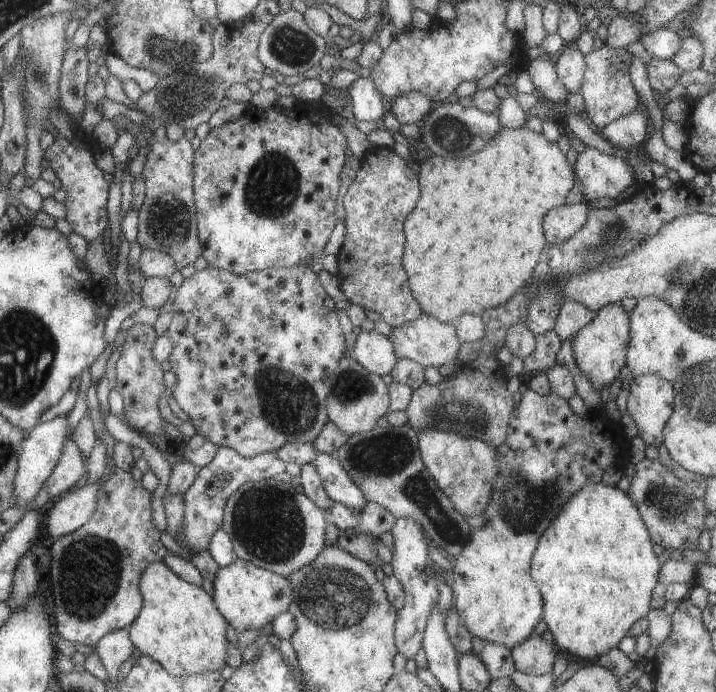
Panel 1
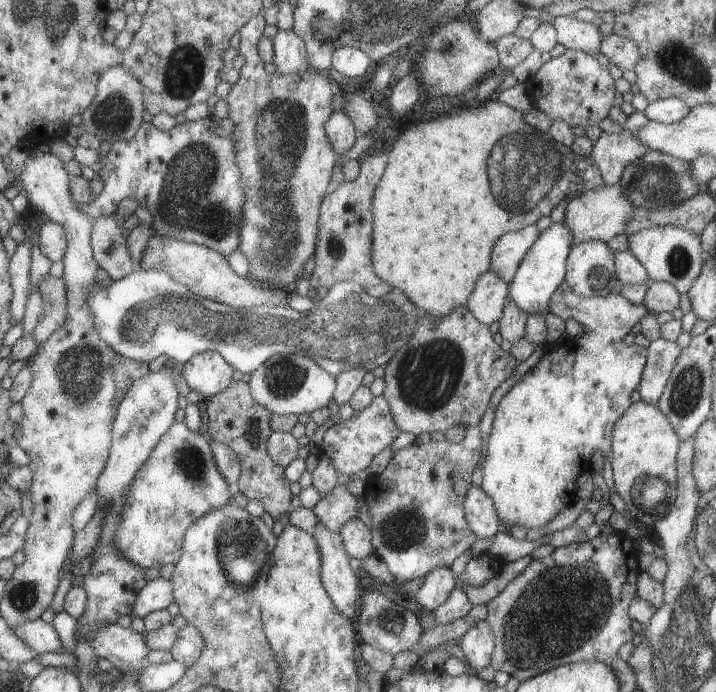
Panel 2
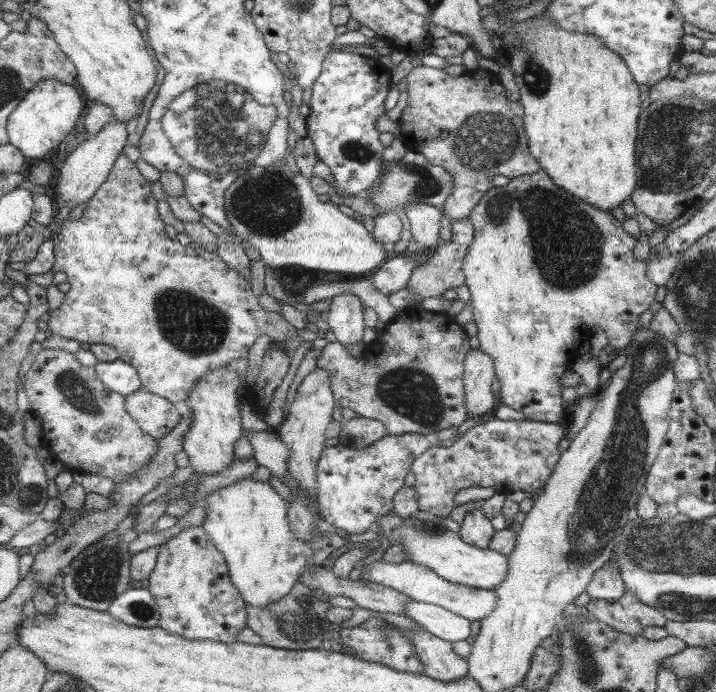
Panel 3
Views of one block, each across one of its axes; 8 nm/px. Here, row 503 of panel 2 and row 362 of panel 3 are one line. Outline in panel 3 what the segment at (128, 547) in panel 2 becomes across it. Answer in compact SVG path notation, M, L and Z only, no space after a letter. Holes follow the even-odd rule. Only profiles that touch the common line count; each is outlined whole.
M121 152L109 178L86 203L83 216L63 223L51 271L65 272L71 290L60 307L50 310L48 332L90 345L112 346L117 358L135 368L142 390L182 404L199 378L245 356L255 338L265 335L274 342L287 340L296 336L298 330L281 315L263 310L251 293L249 280L225 265L216 254L197 247L187 249L167 238L149 186L135 164Z

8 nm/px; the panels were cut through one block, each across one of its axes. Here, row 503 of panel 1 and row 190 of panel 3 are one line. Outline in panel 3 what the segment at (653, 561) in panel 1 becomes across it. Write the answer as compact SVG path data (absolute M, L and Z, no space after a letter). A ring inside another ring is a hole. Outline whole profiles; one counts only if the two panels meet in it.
M541 17L539 21L535 19L535 26L527 27L523 33L523 43L519 47L515 47L510 53L509 68L513 72L513 81L516 84L520 95L520 106L524 110L523 124L524 130L527 132L528 150L532 154L532 158L537 160L540 168L552 178L553 183L565 191L569 191L573 196L583 200L584 203L598 209L611 210L626 198L630 198L631 191L635 190L637 176L635 176L635 140L637 136L637 116L639 116L639 90L637 90L637 82L629 73L629 68L625 64L624 59L619 57L615 51L607 49L603 45L603 41L595 35L583 33L569 33L561 27L553 25L551 17Z

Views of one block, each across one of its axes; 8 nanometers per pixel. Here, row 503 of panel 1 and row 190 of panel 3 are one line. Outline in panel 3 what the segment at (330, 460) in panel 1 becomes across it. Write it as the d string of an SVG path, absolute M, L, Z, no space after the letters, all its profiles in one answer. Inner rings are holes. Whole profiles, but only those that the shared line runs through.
M330 52L321 62L319 77L313 82L312 96L308 102L309 115L304 119L306 137L313 143L319 161L331 170L335 186L333 192L341 196L362 194L381 174L381 150L376 119L385 114L383 101L389 90L389 70L381 68L375 59L351 52Z

